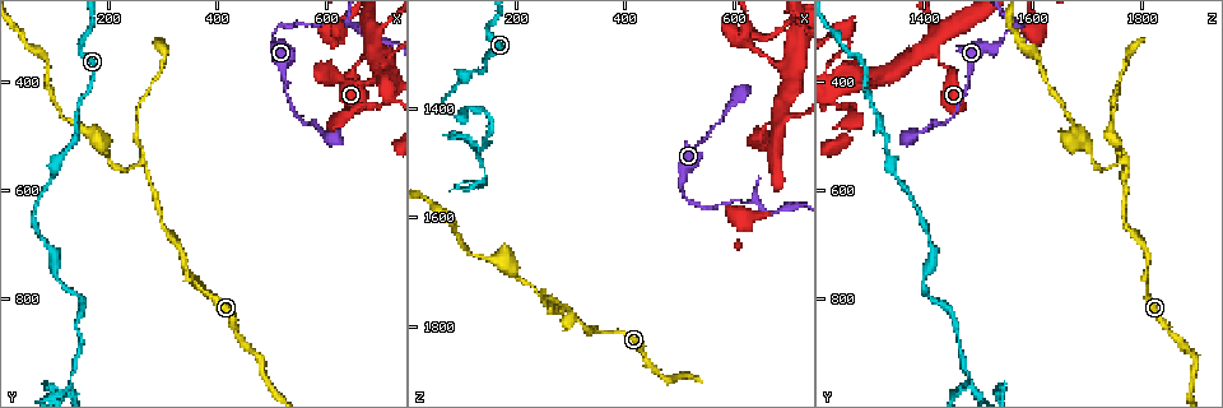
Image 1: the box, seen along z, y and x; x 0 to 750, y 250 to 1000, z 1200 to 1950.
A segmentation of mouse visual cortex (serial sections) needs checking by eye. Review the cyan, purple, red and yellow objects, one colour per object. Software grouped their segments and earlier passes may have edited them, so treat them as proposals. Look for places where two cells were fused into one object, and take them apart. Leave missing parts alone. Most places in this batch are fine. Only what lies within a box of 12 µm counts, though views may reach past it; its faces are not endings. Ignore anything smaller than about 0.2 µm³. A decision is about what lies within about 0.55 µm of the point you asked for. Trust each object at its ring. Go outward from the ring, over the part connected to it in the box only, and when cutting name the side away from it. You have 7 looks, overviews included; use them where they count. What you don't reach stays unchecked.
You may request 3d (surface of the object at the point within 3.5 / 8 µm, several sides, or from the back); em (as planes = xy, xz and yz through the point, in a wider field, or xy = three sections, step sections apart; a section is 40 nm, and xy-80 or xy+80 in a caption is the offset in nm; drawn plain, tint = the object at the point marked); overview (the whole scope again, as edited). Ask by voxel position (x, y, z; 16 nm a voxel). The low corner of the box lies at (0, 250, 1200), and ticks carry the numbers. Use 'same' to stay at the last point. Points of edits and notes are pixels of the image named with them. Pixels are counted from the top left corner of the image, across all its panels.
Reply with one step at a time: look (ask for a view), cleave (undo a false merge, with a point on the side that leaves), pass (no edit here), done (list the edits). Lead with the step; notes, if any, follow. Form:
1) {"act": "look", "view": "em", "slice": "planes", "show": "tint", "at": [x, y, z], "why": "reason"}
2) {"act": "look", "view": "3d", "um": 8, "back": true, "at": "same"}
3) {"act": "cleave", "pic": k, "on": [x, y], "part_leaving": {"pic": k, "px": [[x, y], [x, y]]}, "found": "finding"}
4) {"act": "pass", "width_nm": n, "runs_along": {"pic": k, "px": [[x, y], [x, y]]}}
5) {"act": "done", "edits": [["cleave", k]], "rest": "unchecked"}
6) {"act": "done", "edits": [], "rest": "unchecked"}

{"act": "look", "view": "3d", "um": 3.5, "back": true, "at": [680, 340, 1415], "why": "four or more arms meet"}

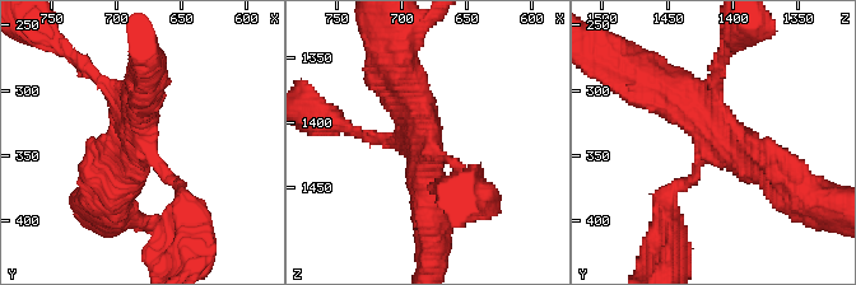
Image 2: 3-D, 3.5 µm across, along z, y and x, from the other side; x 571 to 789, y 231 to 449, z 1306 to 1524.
{"act": "look", "view": "em", "slice": "xy", "step": 5, "show": "tint", "at": [678, 344, 1412], "arms": 4, "arm_widths_nm": [150, 200, 400, 400], "why": "now the EM"}

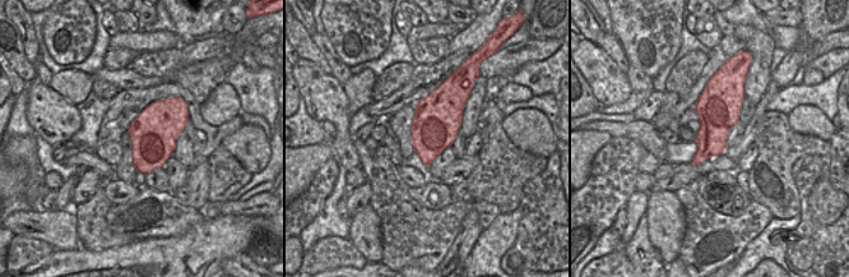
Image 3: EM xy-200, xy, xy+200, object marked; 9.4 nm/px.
{"act": "pass", "runs_along": {"pic": 2, "px": [[468, 190], [396, 75]]}, "found": "continuous, no second cell"}

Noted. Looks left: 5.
{"act": "look", "view": "3d", "um": 3.5, "at": [265, 550, 1770], "why": "sharp bend"}

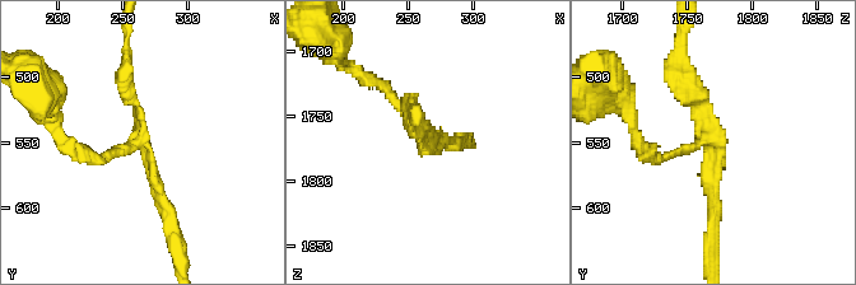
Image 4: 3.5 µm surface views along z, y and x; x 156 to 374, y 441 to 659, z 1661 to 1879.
{"act": "look", "view": "em", "slice": "planes", "show": "tint", "at": [266, 554, 1774], "why": "need the tissue"}

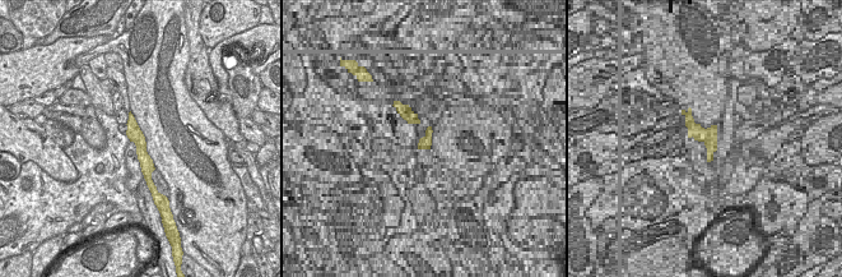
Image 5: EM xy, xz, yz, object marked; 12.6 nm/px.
{"act": "look", "view": "em", "slice": "xy", "step": 1, "show": "tint", "at": "same"}

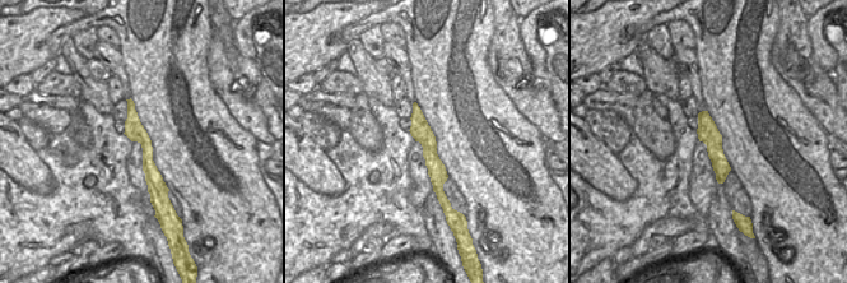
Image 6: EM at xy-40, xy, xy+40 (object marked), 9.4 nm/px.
{"act": "pass", "runs_along": {"pic": 4, "px": [[171, 218], [139, 140], [96, 159]]}, "found": "continuous, no second cell"}

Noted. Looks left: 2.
{"act": "done", "edits": [], "rest": "unchecked"}

